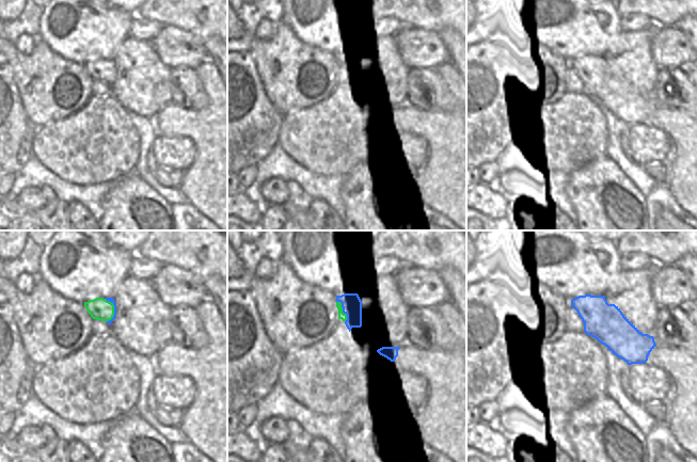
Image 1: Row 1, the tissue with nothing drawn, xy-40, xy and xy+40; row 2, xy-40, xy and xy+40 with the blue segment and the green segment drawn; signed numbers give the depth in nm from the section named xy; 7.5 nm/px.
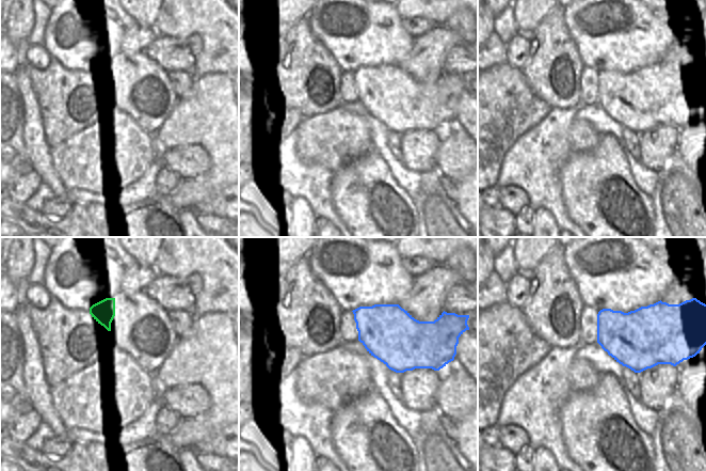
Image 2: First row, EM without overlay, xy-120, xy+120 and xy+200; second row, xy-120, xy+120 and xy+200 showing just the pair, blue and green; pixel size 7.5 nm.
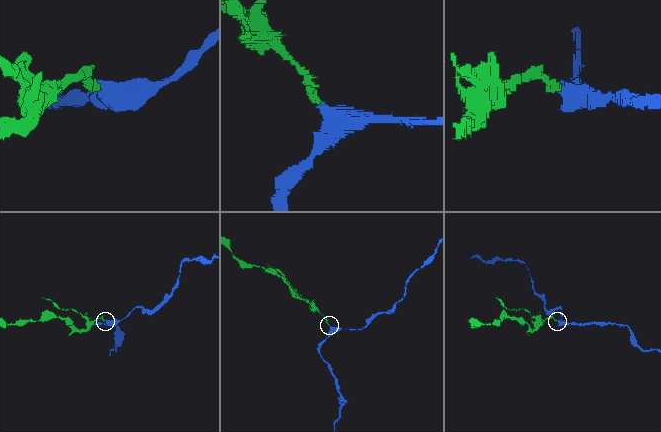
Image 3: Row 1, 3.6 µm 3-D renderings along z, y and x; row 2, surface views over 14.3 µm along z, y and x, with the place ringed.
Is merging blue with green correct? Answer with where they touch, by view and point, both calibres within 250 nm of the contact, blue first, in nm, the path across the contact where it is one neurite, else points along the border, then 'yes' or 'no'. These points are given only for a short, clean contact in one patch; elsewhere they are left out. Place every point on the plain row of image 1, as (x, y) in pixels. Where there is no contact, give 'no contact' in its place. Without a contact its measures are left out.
meets blue in xy-40 at (114, 70); 40 nm thick on the blue side, 170 nm on the other; border along xy-40 (105, 59), (113, 66), (113, 77), (108, 82); no

